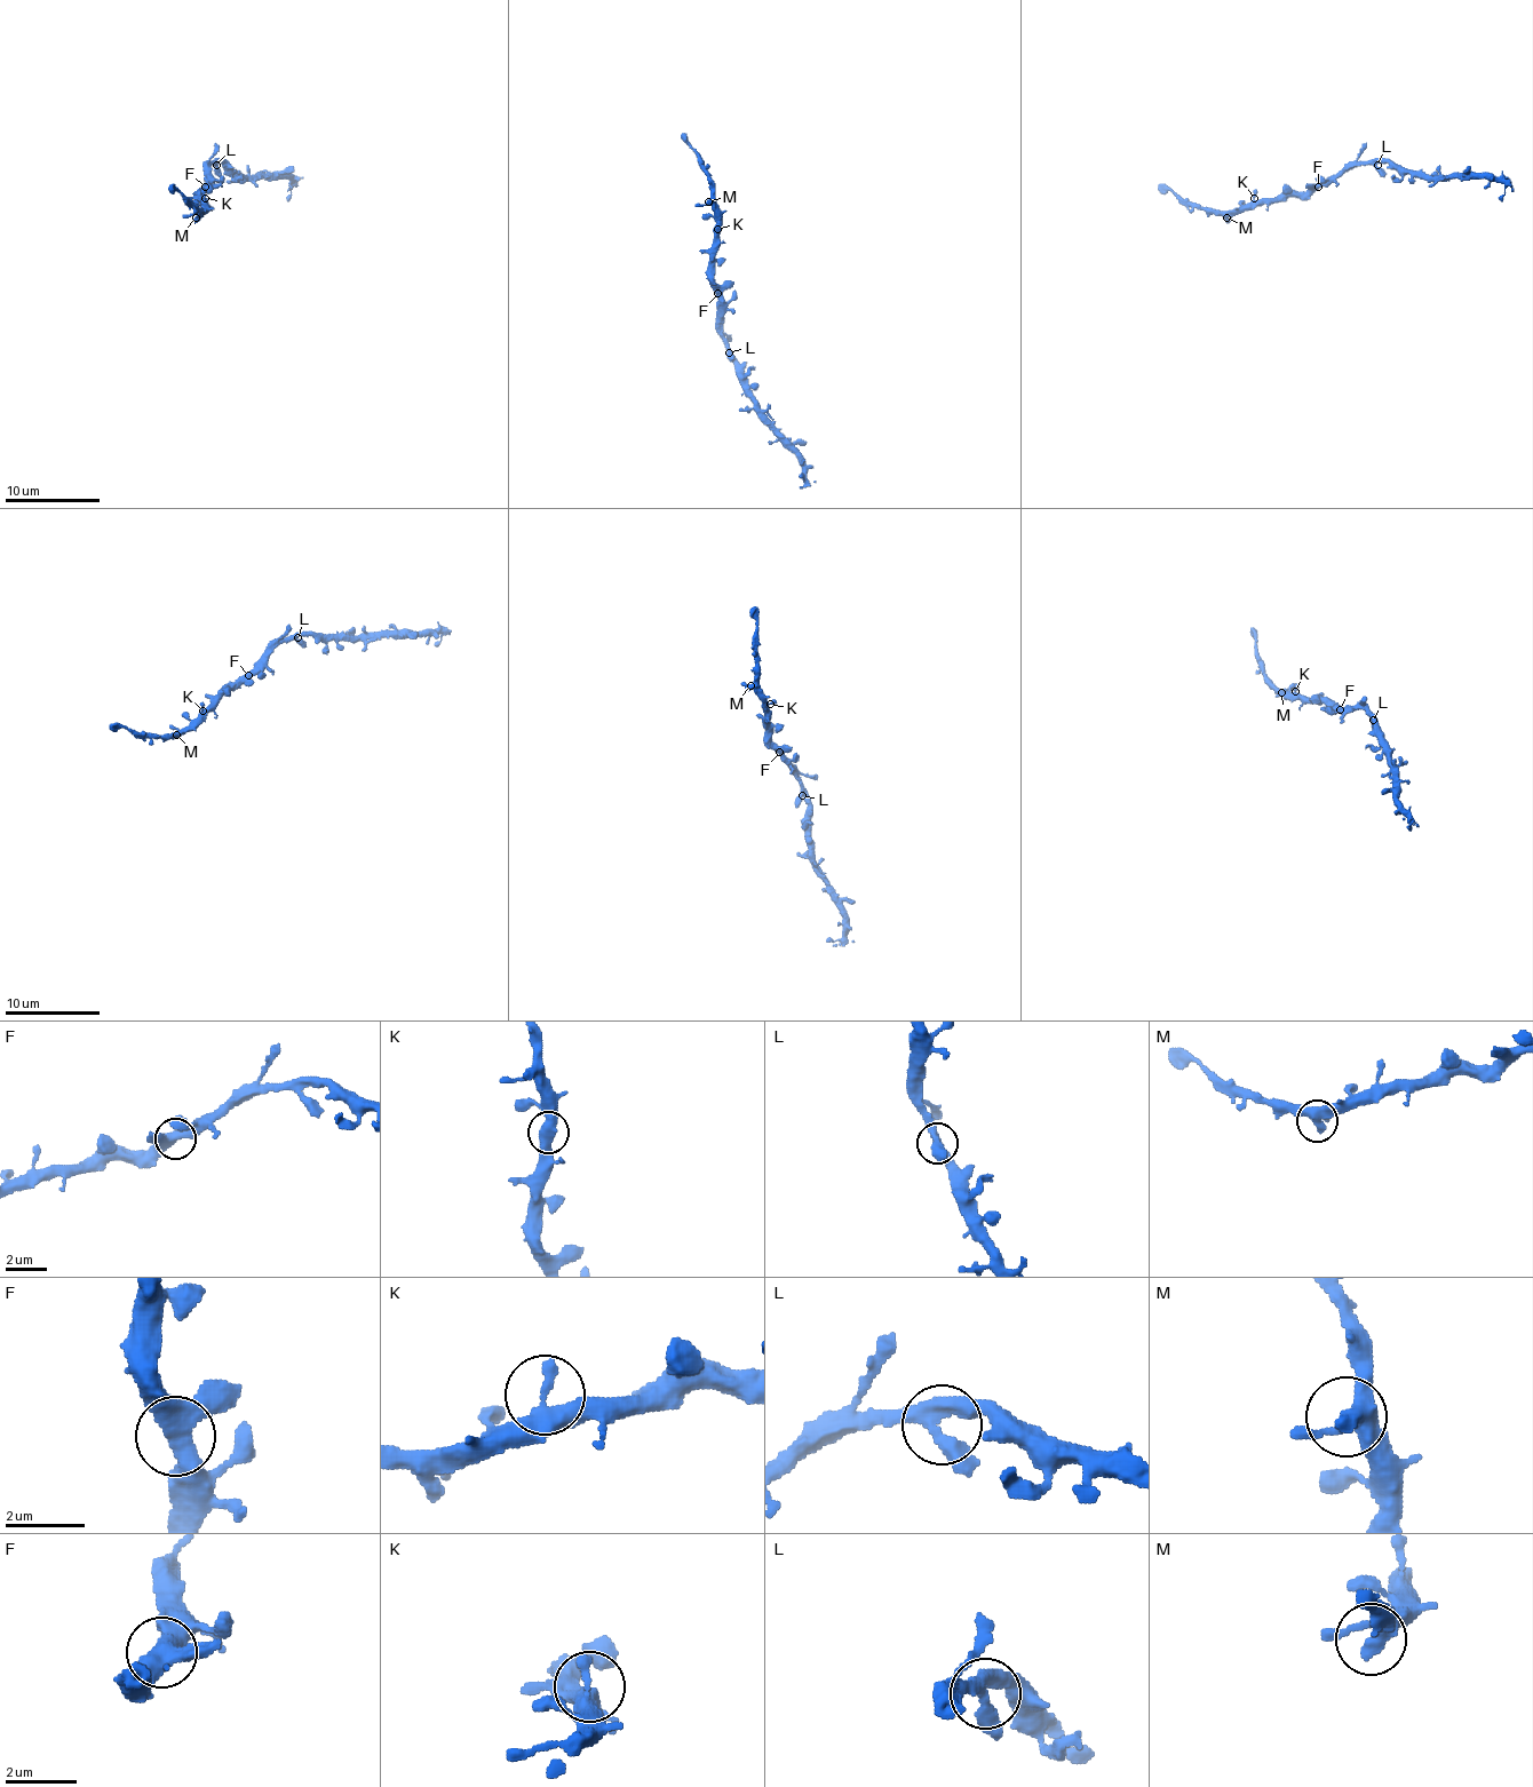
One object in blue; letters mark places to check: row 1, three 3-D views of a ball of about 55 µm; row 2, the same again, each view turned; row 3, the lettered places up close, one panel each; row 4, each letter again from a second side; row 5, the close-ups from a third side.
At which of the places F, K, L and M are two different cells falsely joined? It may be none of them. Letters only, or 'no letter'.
no letter

